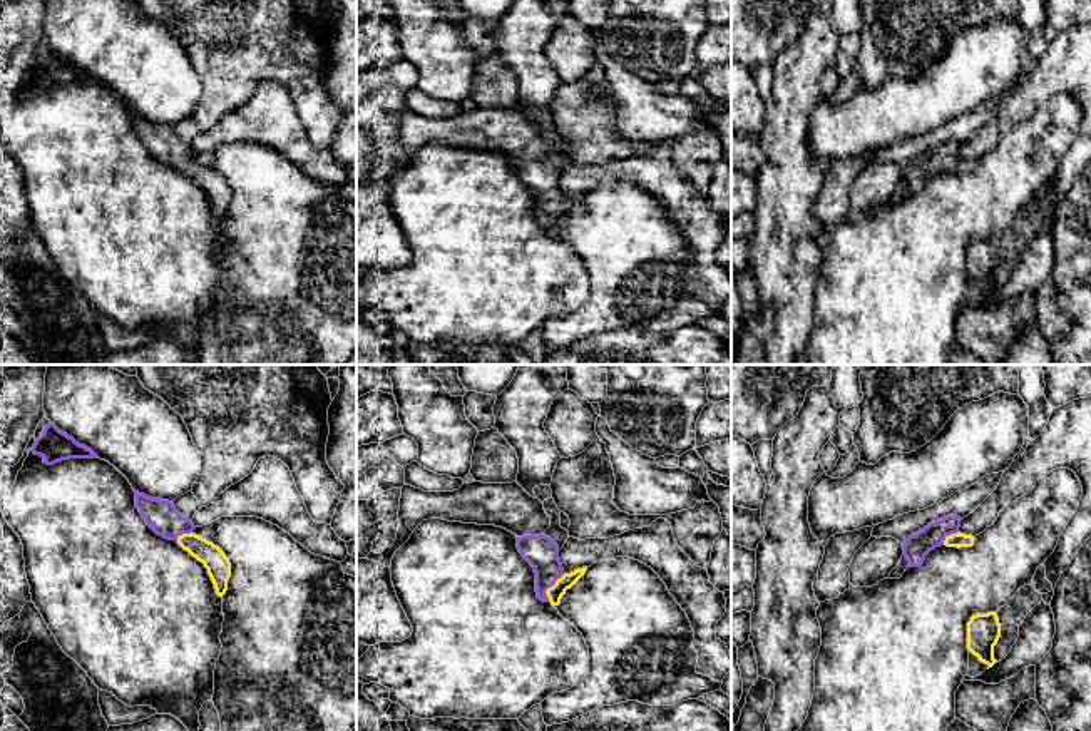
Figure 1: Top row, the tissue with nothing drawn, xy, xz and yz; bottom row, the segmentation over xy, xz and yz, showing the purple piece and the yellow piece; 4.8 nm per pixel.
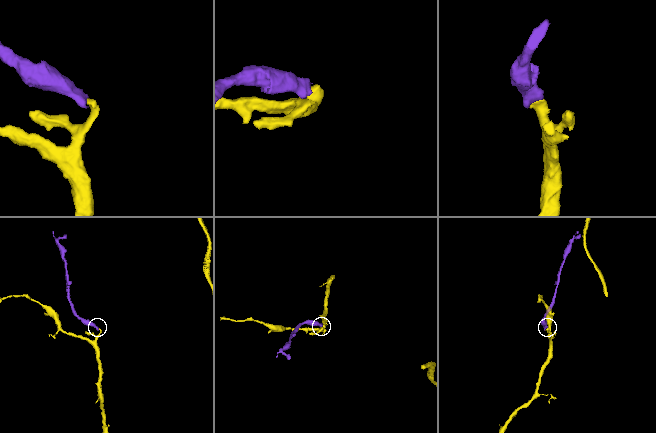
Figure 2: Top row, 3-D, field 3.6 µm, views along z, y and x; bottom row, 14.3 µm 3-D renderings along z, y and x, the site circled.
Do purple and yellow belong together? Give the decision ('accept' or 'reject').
accept

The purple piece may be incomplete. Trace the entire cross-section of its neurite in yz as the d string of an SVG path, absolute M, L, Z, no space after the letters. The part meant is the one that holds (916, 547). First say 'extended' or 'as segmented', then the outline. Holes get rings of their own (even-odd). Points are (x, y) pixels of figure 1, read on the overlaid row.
extended | M947 515L937 522L929 524L917 534L910 535L904 544L904 555L910 567L920 567L925 555L935 547L972 547L974 537L959 532L960 517Z

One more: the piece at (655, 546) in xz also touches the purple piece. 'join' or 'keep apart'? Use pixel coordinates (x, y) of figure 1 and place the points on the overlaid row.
keep apart

